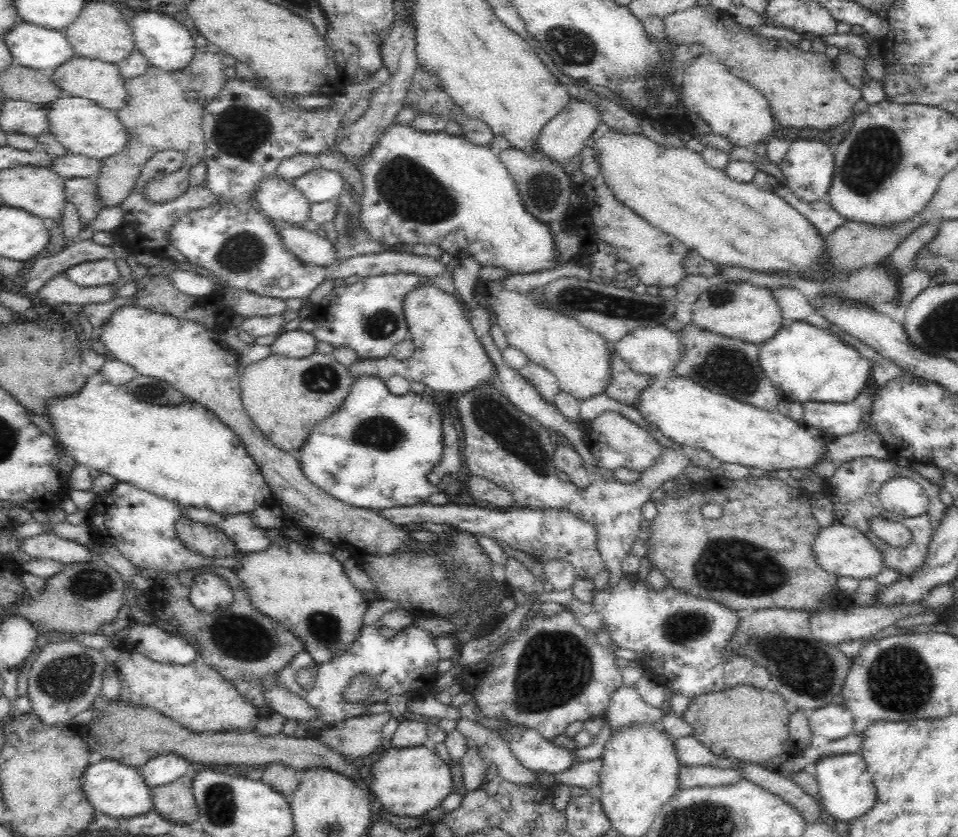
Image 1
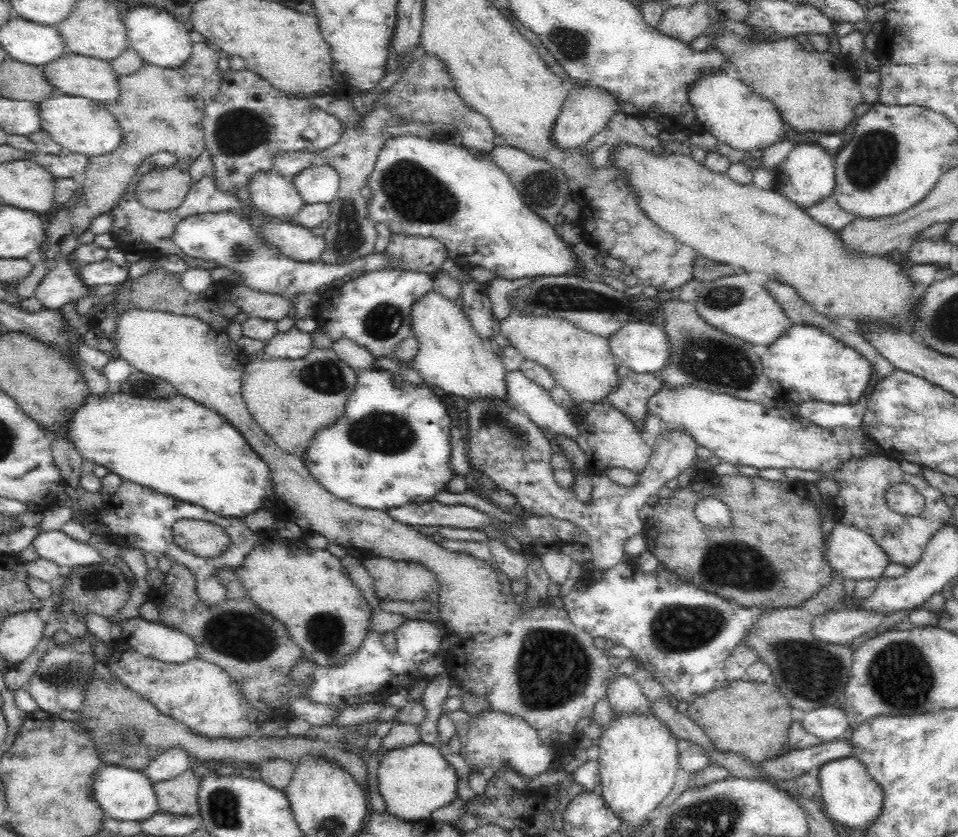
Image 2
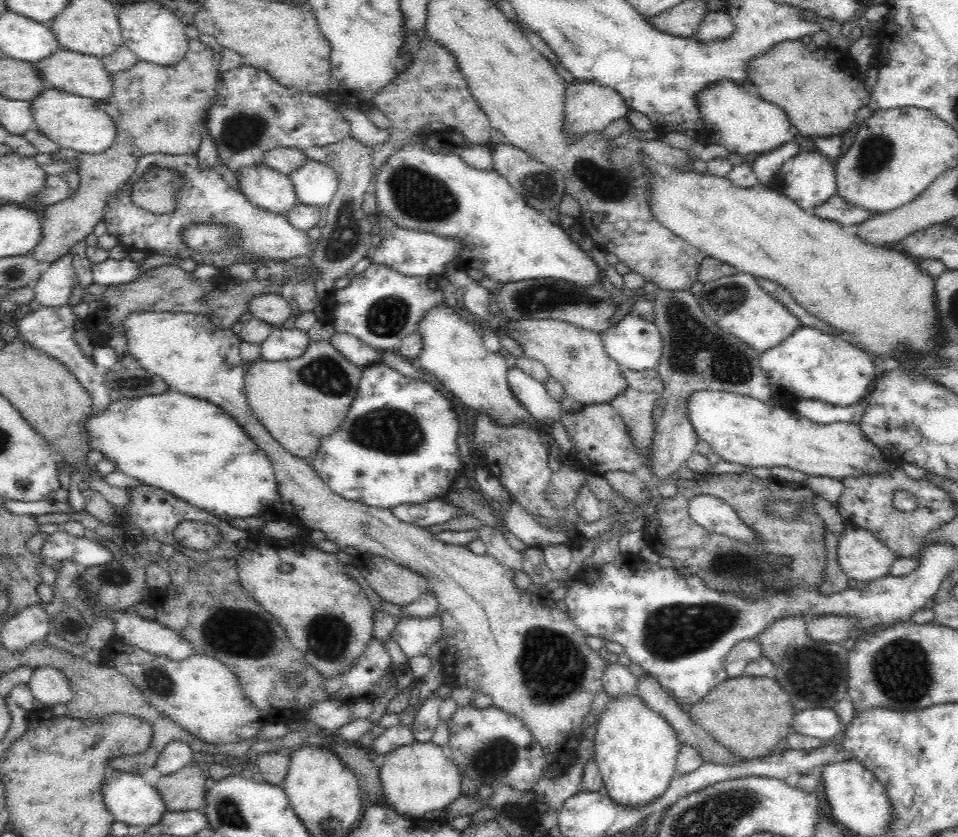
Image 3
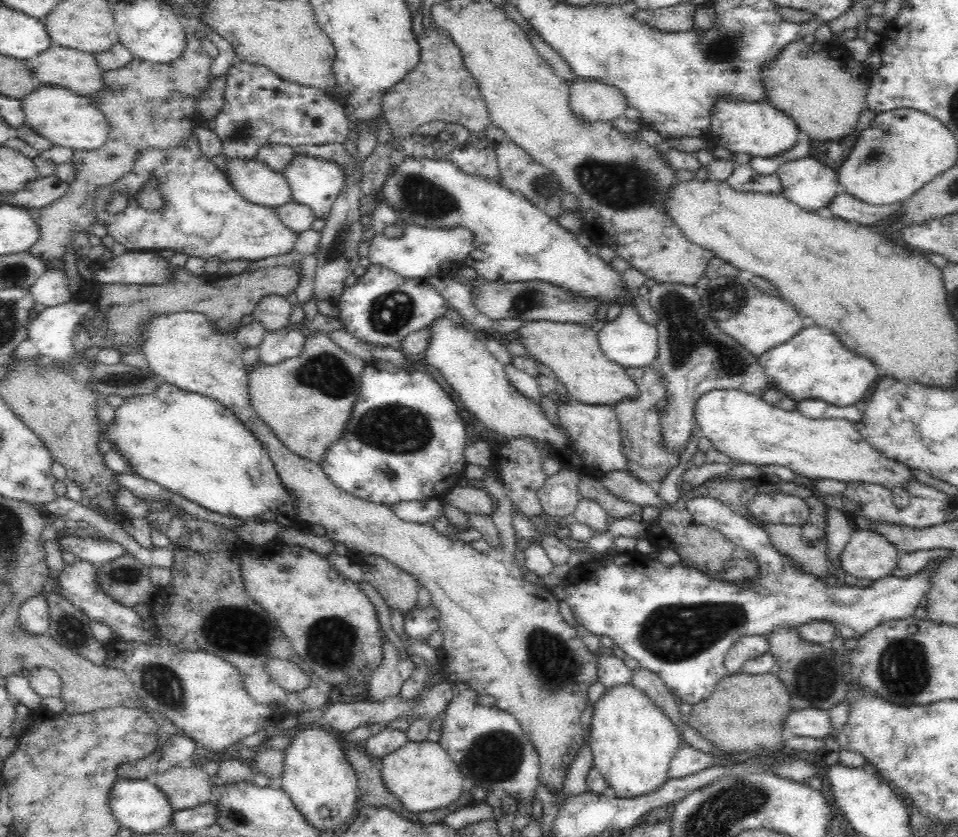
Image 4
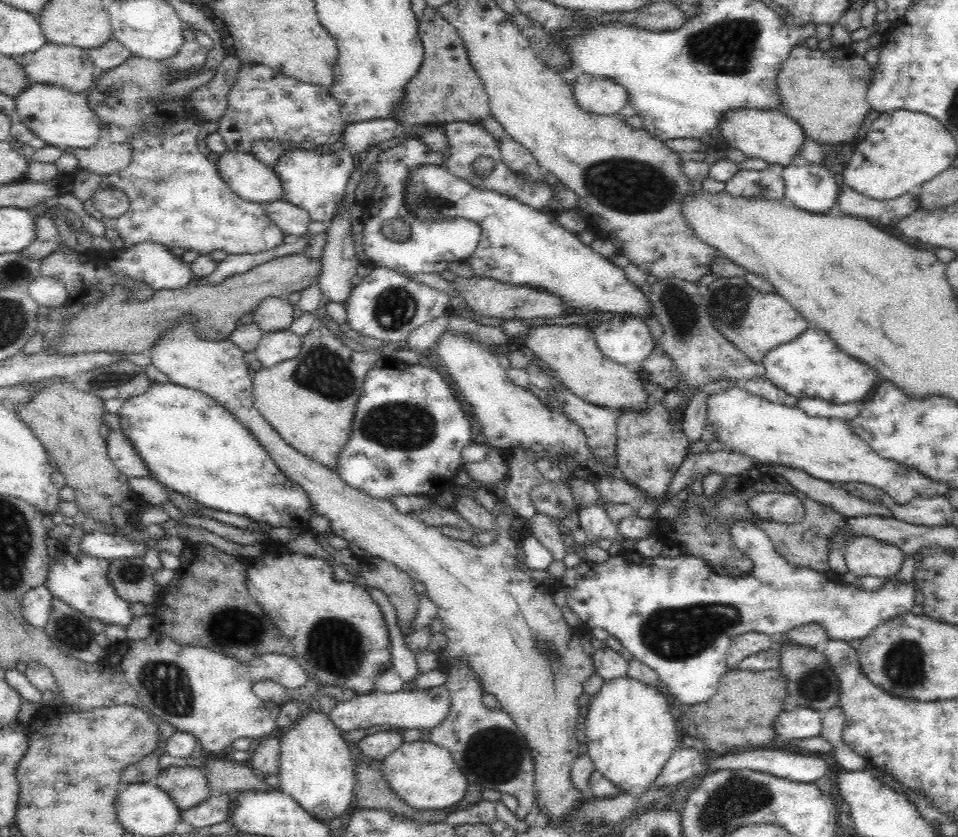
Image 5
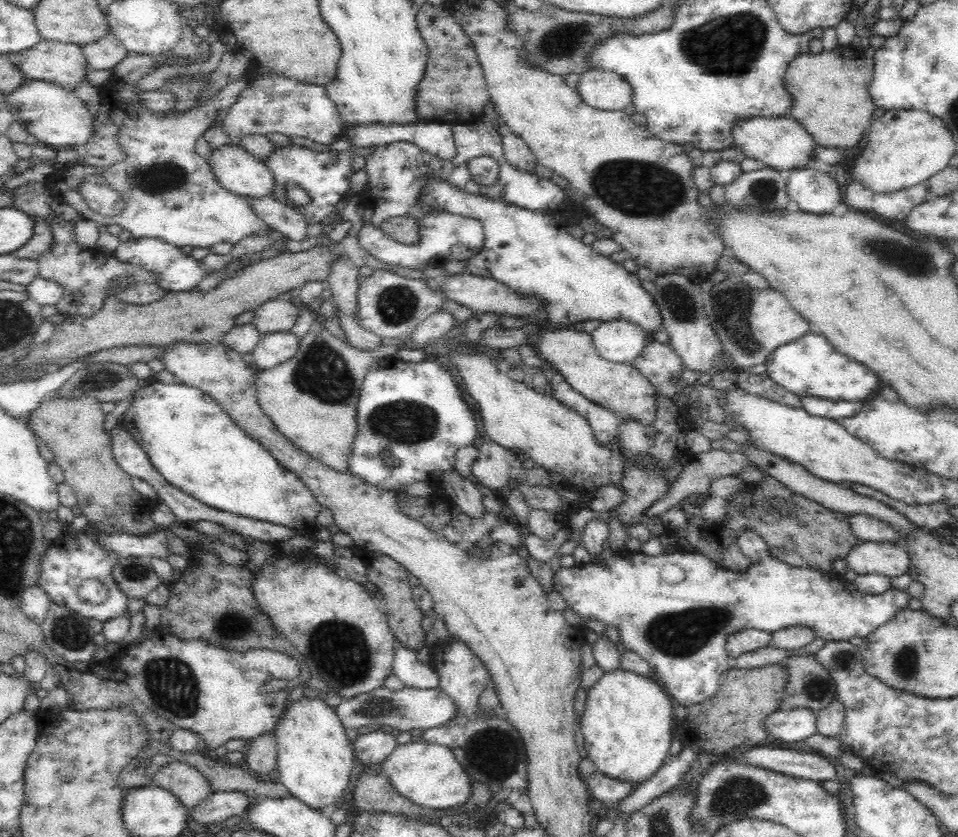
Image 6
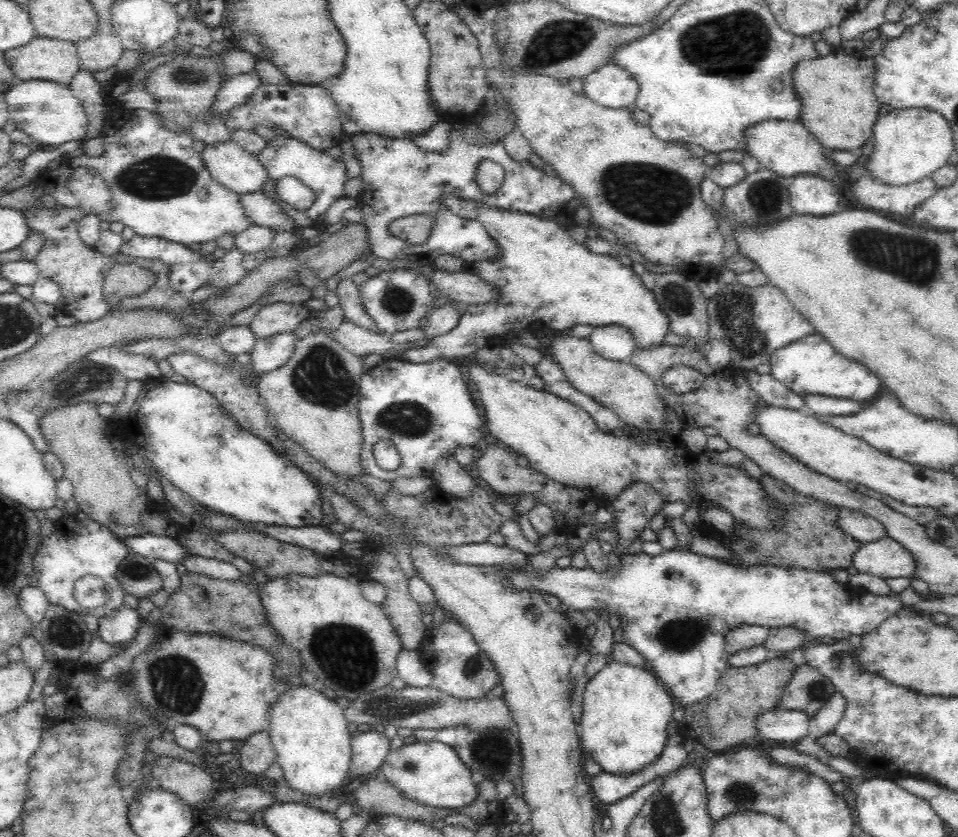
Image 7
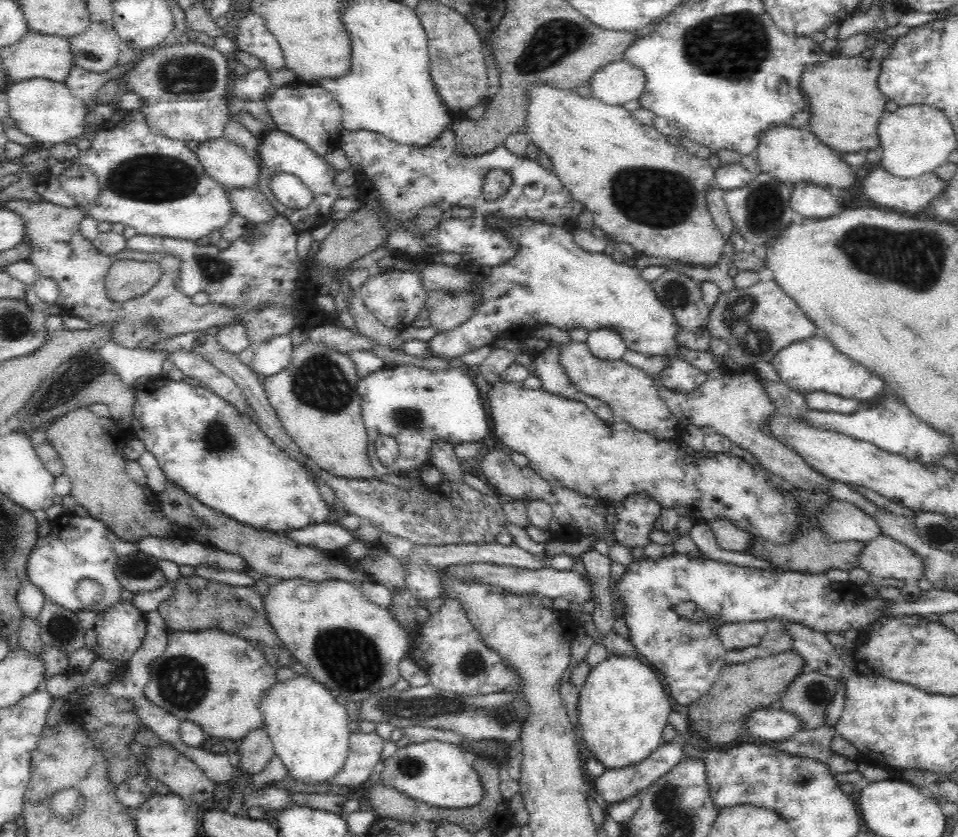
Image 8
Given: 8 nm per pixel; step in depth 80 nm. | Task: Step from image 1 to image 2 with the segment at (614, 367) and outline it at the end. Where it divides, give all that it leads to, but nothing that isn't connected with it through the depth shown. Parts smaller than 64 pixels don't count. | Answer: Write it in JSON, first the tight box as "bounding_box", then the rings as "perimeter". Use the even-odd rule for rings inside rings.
{"bounding_box":[606,361,663,432],"perimeter":[[[618,361],[617,376],[619,384],[607,394],[606,399],[643,432],[643,420],[647,417],[647,401],[649,396],[663,386],[662,373],[654,372],[639,376]]]}

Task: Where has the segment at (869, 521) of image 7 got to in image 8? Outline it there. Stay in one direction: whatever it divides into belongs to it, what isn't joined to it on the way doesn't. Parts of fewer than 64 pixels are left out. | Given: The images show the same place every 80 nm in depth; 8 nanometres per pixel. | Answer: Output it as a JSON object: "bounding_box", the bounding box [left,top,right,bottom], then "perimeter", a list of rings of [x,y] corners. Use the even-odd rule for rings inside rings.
{"bounding_box":[817,499,879,543],"perimeter":[[[829,499],[819,512],[817,523],[834,540],[857,540],[862,543],[878,538],[879,524],[862,509],[842,500]]]}

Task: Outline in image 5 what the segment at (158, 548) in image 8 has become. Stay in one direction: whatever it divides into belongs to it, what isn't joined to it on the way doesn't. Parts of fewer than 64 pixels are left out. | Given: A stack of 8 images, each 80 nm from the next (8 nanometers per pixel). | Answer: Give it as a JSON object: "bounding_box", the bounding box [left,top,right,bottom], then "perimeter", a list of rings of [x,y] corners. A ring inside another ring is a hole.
{"bounding_box":[78,531,146,560],"perimeter":[[[93,531],[86,533],[78,543],[82,553],[100,559],[114,560],[140,556],[146,552],[144,543],[130,541],[120,535]]]}

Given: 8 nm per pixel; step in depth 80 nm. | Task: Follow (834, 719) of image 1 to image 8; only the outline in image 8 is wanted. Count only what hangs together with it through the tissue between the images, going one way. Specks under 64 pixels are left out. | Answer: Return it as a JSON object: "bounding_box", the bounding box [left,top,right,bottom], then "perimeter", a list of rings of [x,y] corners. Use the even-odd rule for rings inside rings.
{"bounding_box":[747,706,804,742],"perimeter":[[[779,706],[761,708],[751,712],[747,721],[748,732],[758,741],[782,742],[804,730],[804,724],[799,716]]]}

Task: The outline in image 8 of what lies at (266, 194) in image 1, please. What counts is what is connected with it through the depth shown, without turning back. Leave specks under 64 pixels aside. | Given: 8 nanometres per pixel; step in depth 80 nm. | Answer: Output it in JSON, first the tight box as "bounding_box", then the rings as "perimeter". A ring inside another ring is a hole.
{"bounding_box":[196,138,259,188],"perimeter":[[[224,138],[202,142],[196,152],[212,179],[228,188],[252,188],[259,181],[257,159]]]}

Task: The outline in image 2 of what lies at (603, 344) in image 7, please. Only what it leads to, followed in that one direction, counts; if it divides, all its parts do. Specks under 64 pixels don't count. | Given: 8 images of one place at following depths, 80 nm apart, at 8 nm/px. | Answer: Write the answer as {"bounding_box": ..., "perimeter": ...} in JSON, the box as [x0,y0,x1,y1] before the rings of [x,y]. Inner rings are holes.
{"bounding_box":[609,322,672,376],"perimeter":[[[629,322],[610,338],[609,344],[614,358],[639,376],[654,372],[662,373],[664,368],[668,366],[668,359],[670,359],[670,352],[672,352],[668,335],[663,329],[663,323],[656,322]]]}

